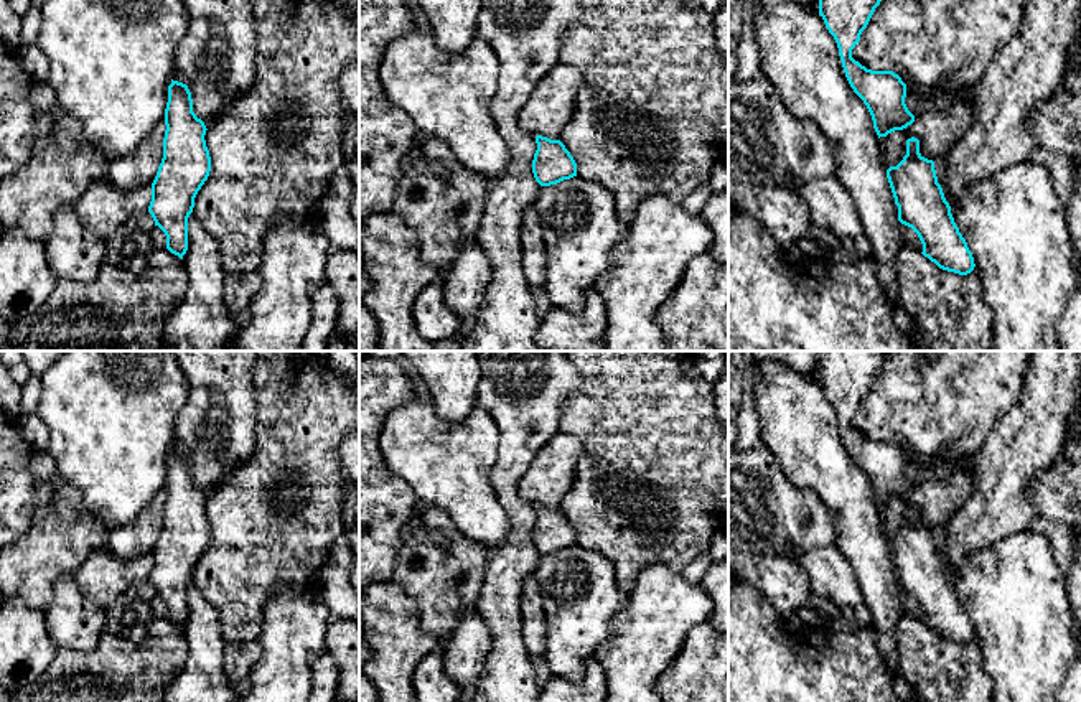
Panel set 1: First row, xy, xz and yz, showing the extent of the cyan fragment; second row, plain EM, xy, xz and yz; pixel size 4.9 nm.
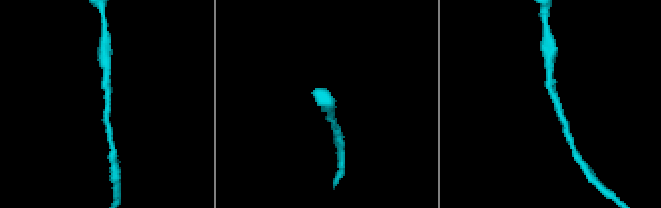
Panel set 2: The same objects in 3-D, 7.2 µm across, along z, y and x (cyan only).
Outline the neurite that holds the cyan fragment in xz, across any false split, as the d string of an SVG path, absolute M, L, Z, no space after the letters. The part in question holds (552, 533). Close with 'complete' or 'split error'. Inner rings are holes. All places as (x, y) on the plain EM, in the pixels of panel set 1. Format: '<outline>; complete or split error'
M537 504L536 512L532 542L540 555L557 554L577 545L577 532L560 509Z; complete

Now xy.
M186 453L168 455L165 478L163 527L152 552L148 582L155 595L166 605L166 618L183 628L188 620L188 587L194 567L211 541L206 516L206 494L193 481L193 468Z; complete

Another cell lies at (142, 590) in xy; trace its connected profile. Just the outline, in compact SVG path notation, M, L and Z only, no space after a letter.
M143 578L132 583L125 595L129 597L129 601L142 600L145 603L150 603L150 600L155 595L155 590L152 583L148 582L148 578Z

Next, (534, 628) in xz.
M534 575L521 588L522 639L531 656L542 656L545 649L547 623L544 600Z

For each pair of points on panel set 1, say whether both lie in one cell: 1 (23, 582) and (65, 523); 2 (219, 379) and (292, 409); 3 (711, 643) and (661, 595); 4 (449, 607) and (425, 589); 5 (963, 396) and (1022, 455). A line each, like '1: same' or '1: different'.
1: same
2: different
3: different
4: same
5: different

